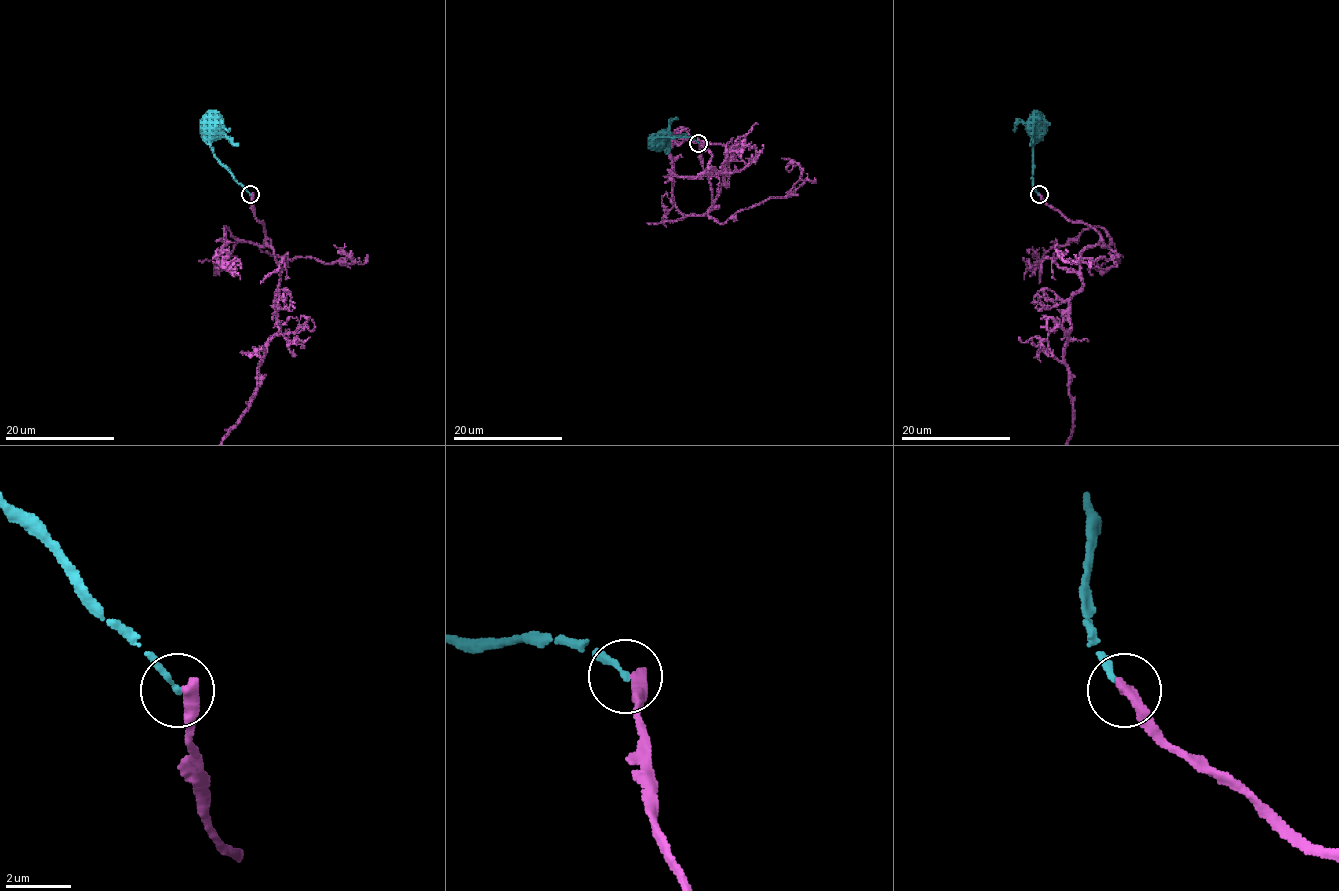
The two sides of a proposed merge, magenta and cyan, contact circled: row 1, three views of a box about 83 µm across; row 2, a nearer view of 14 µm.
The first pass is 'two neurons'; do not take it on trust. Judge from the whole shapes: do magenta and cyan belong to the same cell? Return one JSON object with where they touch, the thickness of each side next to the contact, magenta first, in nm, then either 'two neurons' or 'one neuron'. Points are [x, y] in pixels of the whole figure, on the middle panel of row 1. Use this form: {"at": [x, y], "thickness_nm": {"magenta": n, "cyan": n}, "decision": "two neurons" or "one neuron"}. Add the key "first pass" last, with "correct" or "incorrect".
{"at": [698, 143], "thickness_nm": {"magenta": 420, "cyan": 180}, "decision": "two neurons", "first pass": "correct"}

